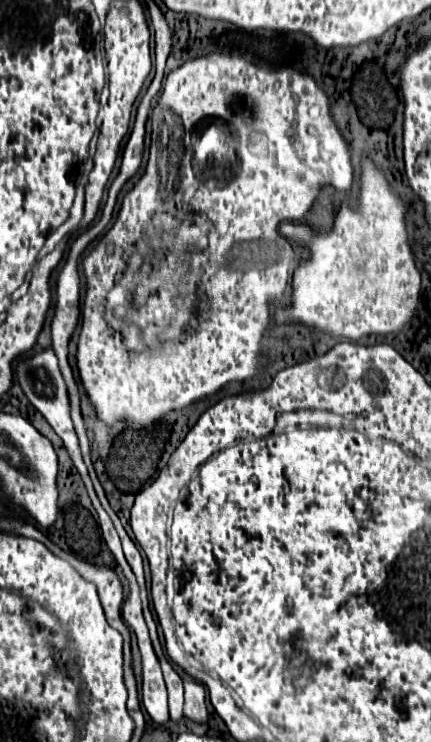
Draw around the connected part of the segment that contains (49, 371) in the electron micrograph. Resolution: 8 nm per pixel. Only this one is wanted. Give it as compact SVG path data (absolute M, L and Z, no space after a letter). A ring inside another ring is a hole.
M50 347L30 355L30 357L22 357L16 361L14 365L14 379L18 381L20 389L24 391L26 399L44 415L44 419L50 423L50 427L58 433L58 437L64 441L64 447L72 459L72 463L76 465L76 469L80 471L86 487L88 487L88 493L92 497L92 503L98 503L94 491L90 489L90 479L88 479L88 473L86 473L86 467L82 463L82 457L80 457L80 447L78 447L78 439L76 439L76 433L74 433L74 427L72 427L72 419L70 419L70 411L68 411L68 395L66 395L66 385L64 385L64 379L60 375L60 369L58 369L58 361L56 361L56 355Z

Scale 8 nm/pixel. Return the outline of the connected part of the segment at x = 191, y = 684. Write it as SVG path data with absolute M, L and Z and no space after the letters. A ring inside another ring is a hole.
M184 679L184 715L198 723L204 723L208 719L204 687L196 679Z

